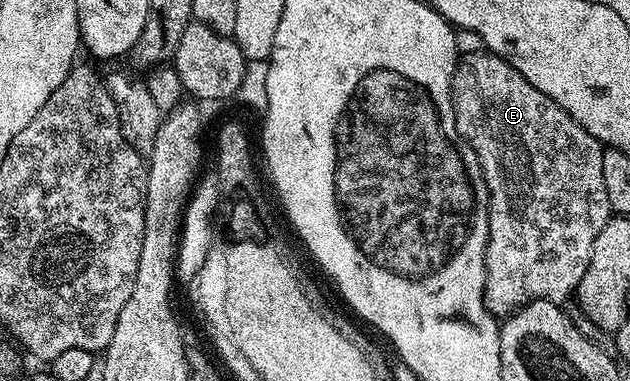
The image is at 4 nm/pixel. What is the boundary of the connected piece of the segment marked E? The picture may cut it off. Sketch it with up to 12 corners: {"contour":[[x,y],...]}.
{"contour":[[485,50],[454,70],[490,198],[486,307],[565,304],[603,144]]}

